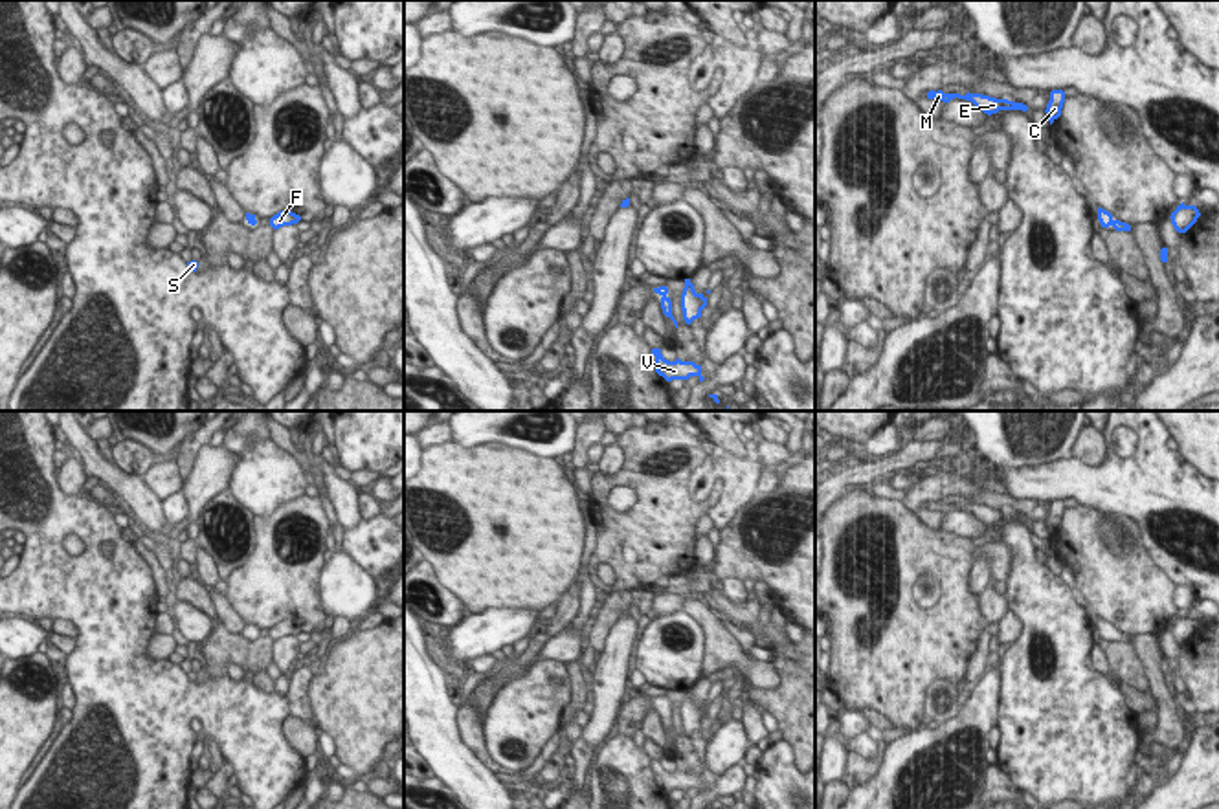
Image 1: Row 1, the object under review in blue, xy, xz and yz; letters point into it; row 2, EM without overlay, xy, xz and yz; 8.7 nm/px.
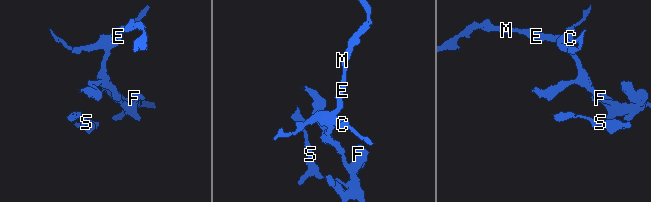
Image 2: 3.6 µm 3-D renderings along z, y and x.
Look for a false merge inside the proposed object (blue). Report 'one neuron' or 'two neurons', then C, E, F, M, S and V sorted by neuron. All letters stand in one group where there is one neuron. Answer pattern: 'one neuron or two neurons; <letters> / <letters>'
one neuron; C E F M S V

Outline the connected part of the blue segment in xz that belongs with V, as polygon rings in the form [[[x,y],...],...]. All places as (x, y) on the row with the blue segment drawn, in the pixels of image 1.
[[[652,349],[652,354],[655,356],[655,372],[666,382],[688,380],[690,376],[698,376],[699,382],[705,380],[701,376],[701,365],[696,365],[694,361],[681,361],[679,358],[676,361],[668,361],[663,358],[661,349]]]

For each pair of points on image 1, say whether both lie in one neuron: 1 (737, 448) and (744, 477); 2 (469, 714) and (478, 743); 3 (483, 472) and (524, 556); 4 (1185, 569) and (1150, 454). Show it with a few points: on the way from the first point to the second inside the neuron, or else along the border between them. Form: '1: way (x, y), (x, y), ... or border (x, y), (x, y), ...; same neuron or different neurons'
1: border (716, 444), (738, 457), (751, 455); different neurons
2: way (470, 721), (474, 736); same neuron
3: way (483, 492), (483, 498), (511, 527), (511, 536); same neuron
4: way (1155, 543), (1146, 529), (1150, 483); same neuron

